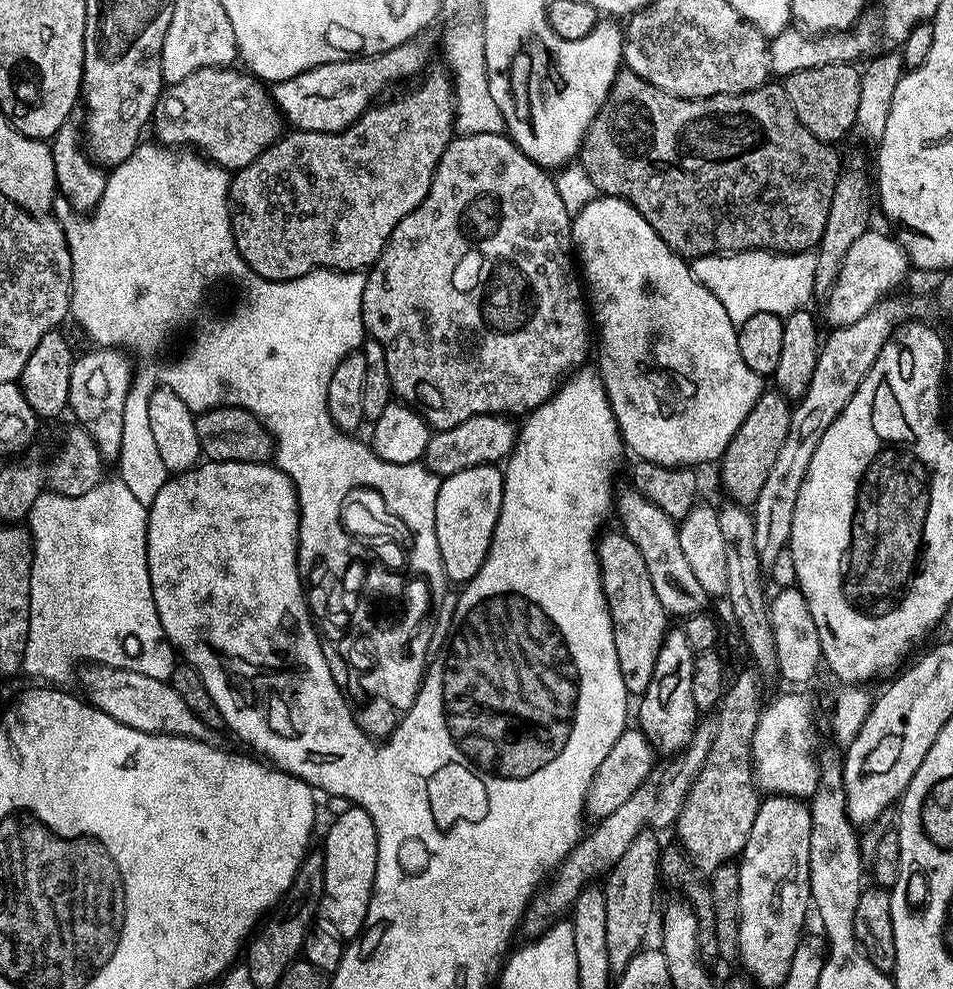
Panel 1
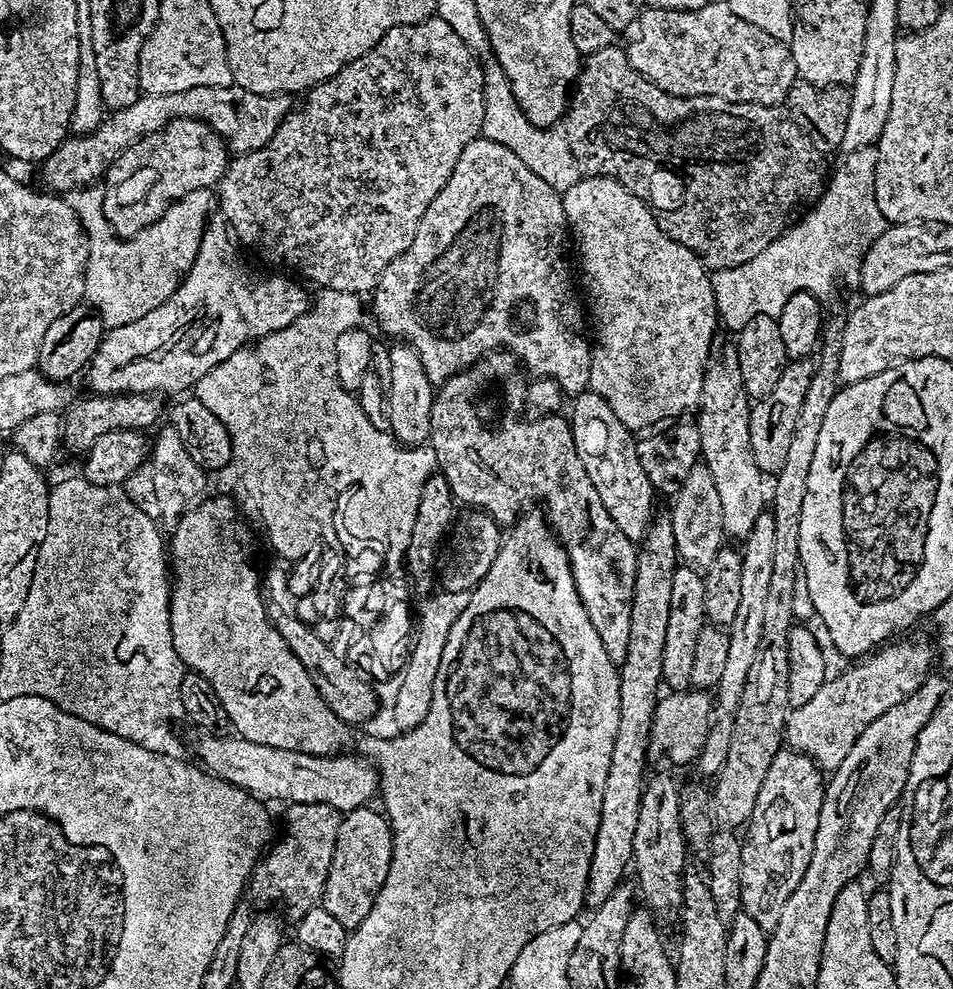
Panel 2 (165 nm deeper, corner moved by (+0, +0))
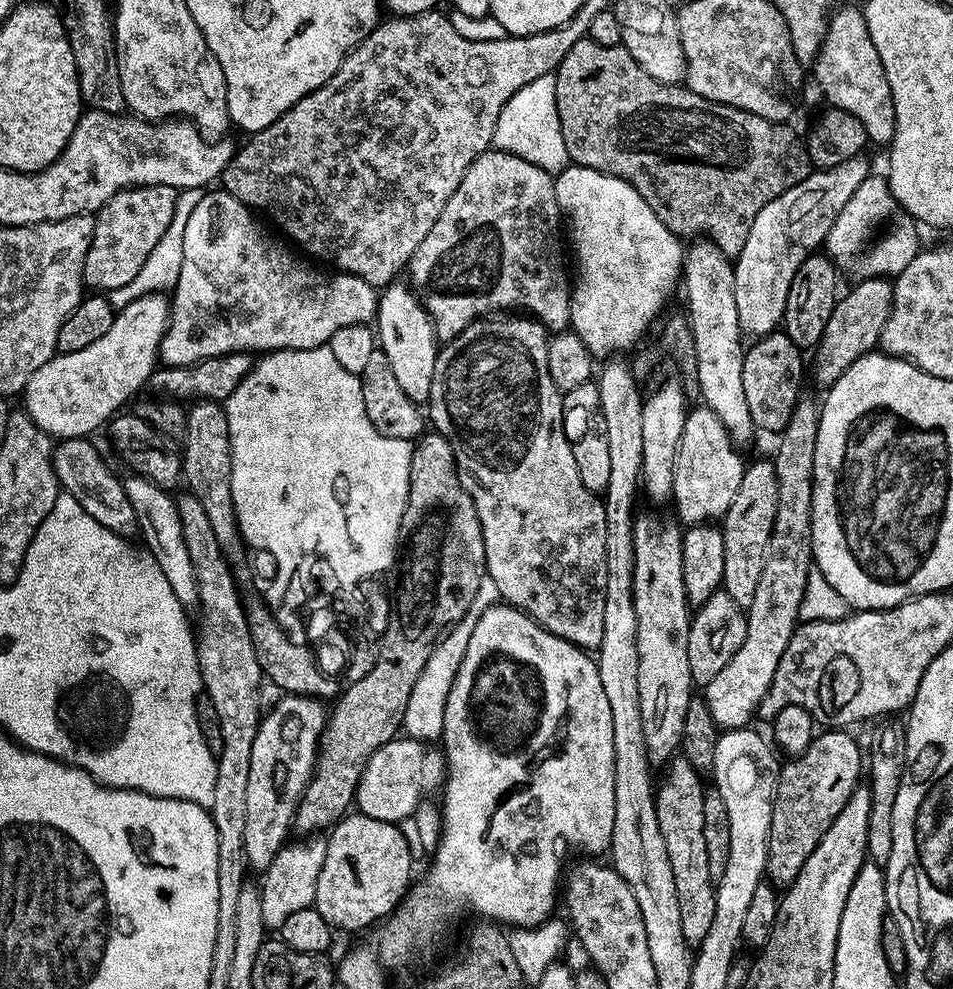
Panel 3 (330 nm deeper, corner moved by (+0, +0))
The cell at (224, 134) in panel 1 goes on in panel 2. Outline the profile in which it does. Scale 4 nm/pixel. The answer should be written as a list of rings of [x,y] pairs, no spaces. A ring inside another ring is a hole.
[[[171,120],[161,132],[142,137],[121,156],[116,157],[115,165],[110,172],[113,184],[107,185],[104,193],[104,217],[108,219],[112,231],[117,236],[127,238],[138,234],[146,226],[155,224],[158,218],[162,218],[171,201],[180,200],[199,188],[215,189],[224,177],[229,163],[228,145],[209,124],[203,124],[201,120]]]

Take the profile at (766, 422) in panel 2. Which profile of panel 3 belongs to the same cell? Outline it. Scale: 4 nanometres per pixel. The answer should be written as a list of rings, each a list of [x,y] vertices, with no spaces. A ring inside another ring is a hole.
[[[883,276],[863,278],[848,293],[837,299],[834,310],[830,314],[830,322],[826,322],[826,330],[820,343],[814,349],[816,357],[810,360],[810,376],[821,384],[824,390],[832,387],[859,356],[864,356],[879,345],[882,326],[886,326],[886,318],[890,318],[894,290],[893,281]]]

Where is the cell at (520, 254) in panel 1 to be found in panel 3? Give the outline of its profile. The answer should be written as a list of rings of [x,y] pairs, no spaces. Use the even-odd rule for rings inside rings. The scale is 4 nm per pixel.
[[[489,150],[482,153],[466,170],[458,190],[454,190],[454,194],[450,194],[450,202],[446,202],[442,214],[438,214],[438,222],[434,222],[434,226],[430,226],[430,234],[426,234],[426,238],[422,238],[422,246],[418,246],[418,250],[414,250],[406,269],[406,276],[409,276],[407,279],[410,281],[411,287],[420,297],[420,303],[428,311],[428,317],[432,319],[437,341],[453,340],[474,321],[487,317],[489,314],[503,313],[505,310],[523,310],[525,313],[531,314],[544,325],[549,333],[555,334],[565,331],[572,323],[570,318],[572,289],[570,287],[569,269],[568,272],[564,269],[564,248],[566,252],[566,244],[565,241],[564,244],[560,241],[560,224],[562,228],[562,213],[558,206],[553,173],[542,170],[538,166],[534,166],[534,162],[526,162],[509,152]]]

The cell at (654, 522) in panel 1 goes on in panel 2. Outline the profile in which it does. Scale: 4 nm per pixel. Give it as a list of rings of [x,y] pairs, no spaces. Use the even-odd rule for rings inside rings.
[[[594,391],[583,392],[571,404],[574,446],[578,450],[578,458],[582,458],[586,466],[586,474],[590,474],[590,482],[594,482],[594,490],[598,490],[598,498],[602,498],[602,506],[606,506],[606,514],[614,518],[614,526],[618,526],[626,538],[633,542],[643,541],[654,519],[652,507],[658,501],[658,493],[650,478],[646,478],[646,470],[642,470],[633,429],[622,426],[606,398]]]

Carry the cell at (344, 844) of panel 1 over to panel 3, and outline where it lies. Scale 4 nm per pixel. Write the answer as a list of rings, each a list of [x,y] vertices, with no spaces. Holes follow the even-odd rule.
[[[363,814],[345,815],[344,819],[327,833],[326,862],[318,873],[315,908],[333,929],[346,928],[356,932],[359,928],[379,925],[392,915],[413,883],[412,850],[397,825]]]

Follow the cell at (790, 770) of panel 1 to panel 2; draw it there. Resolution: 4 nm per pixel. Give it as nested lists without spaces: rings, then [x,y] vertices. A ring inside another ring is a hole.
[[[889,643],[887,646],[873,651],[867,659],[857,663],[860,664],[857,668],[852,668],[849,672],[842,673],[841,676],[834,677],[833,675],[826,679],[810,702],[789,711],[788,725],[784,727],[787,747],[791,751],[808,756],[816,764],[816,767],[825,773],[831,774],[838,766],[842,766],[842,758],[846,758],[846,754],[850,754],[850,748],[854,746],[854,742],[858,742],[858,738],[874,722],[874,718],[882,718],[888,710],[898,706],[898,702],[910,698],[910,694],[918,691],[933,671],[934,652],[931,647],[928,649],[924,644],[896,643]]]

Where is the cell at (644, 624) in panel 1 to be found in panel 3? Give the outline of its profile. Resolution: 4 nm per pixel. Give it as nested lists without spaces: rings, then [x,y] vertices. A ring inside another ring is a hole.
[[[496,314],[491,318],[478,319],[466,326],[462,334],[447,341],[436,353],[434,378],[430,382],[430,394],[426,401],[426,416],[431,427],[441,432],[450,442],[454,450],[458,478],[478,510],[484,539],[486,575],[494,578],[494,583],[500,591],[499,599],[521,608],[527,616],[533,616],[542,627],[548,632],[553,632],[555,636],[561,636],[578,648],[596,650],[600,647],[602,632],[606,627],[606,514],[603,499],[582,482],[582,474],[578,474],[578,462],[574,462],[574,450],[564,433],[564,397],[560,388],[554,386],[552,366],[548,359],[549,339],[549,333],[544,325],[528,314]]]

